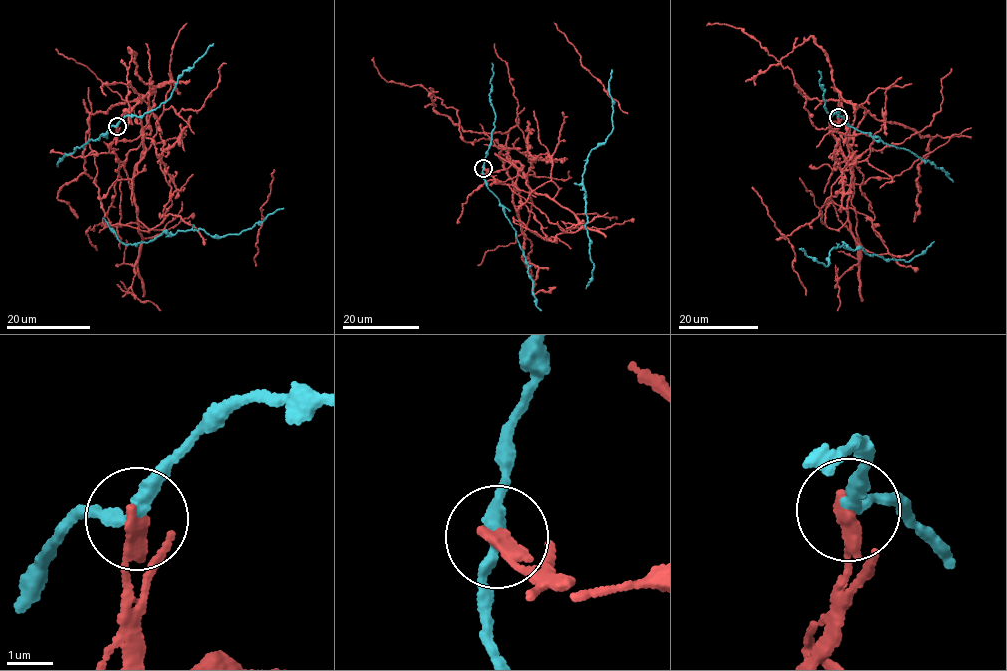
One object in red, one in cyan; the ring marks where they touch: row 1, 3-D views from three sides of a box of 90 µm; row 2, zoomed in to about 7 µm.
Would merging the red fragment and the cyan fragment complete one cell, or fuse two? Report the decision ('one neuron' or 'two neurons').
two neurons

